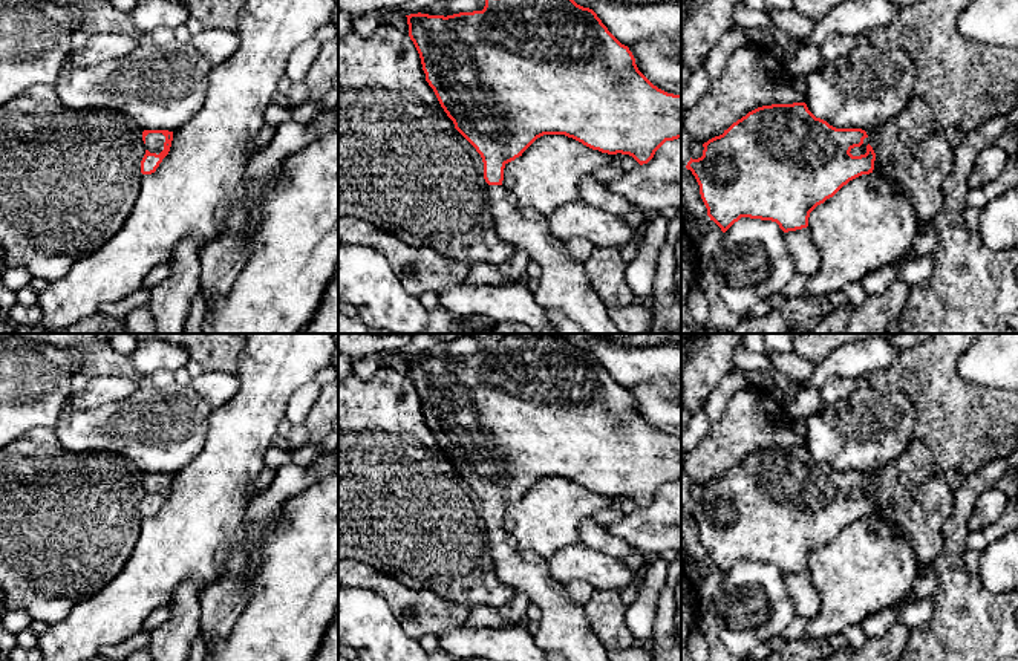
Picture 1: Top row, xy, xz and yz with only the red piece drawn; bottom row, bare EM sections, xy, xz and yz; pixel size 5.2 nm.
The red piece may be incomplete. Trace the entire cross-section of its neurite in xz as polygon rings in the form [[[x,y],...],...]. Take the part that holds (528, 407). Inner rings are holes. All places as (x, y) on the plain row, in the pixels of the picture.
[[[557,334],[504,335],[499,340],[488,338],[482,353],[447,360],[418,355],[406,360],[409,379],[419,396],[426,424],[455,471],[482,500],[498,580],[510,584],[540,609],[534,643],[543,650],[562,652],[568,661],[611,661],[589,626],[583,606],[571,600],[565,584],[551,575],[547,558],[524,551],[502,528],[504,511],[543,477],[565,477],[592,493],[629,497],[640,508],[648,506],[666,484],[681,480],[681,438],[667,436],[654,428],[638,413],[629,390],[608,373],[592,352],[577,347]]]

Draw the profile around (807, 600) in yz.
[[[810,571],[788,574],[784,580],[793,600],[796,615],[805,621],[816,618],[821,612],[822,597],[811,580]]]

